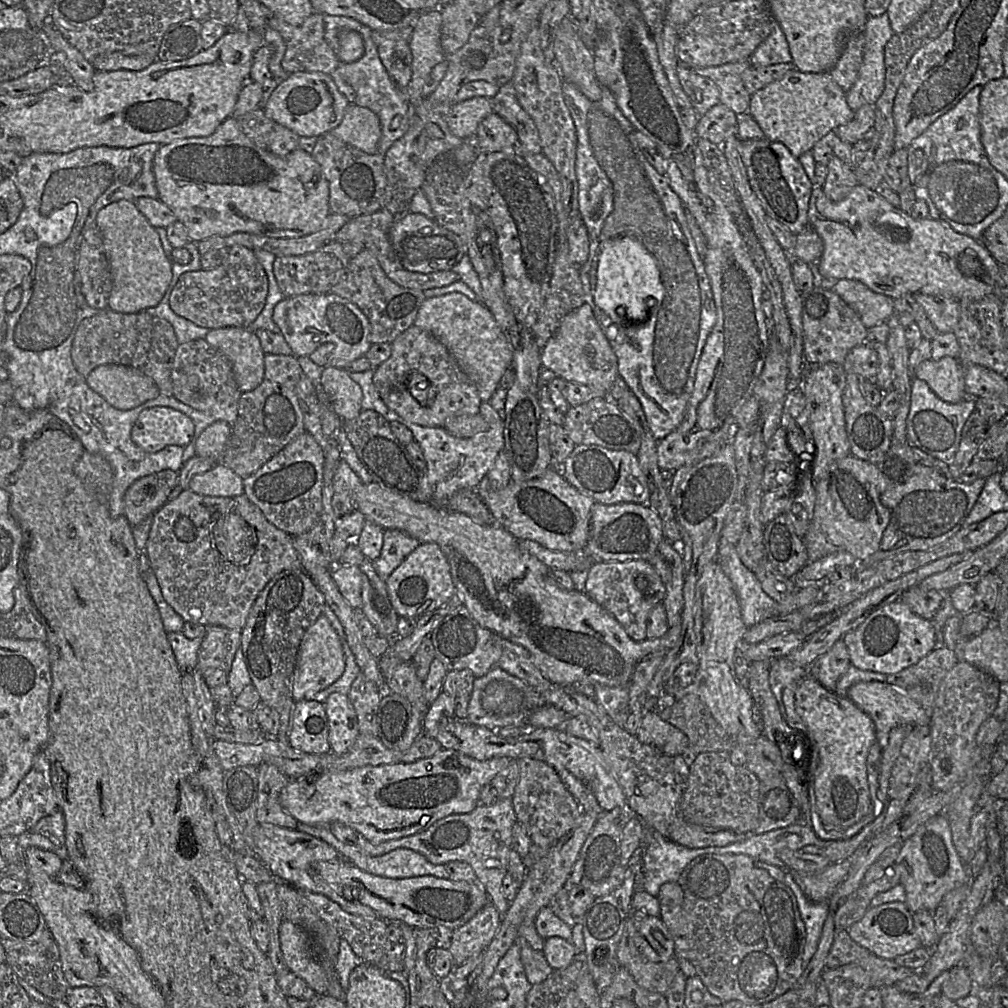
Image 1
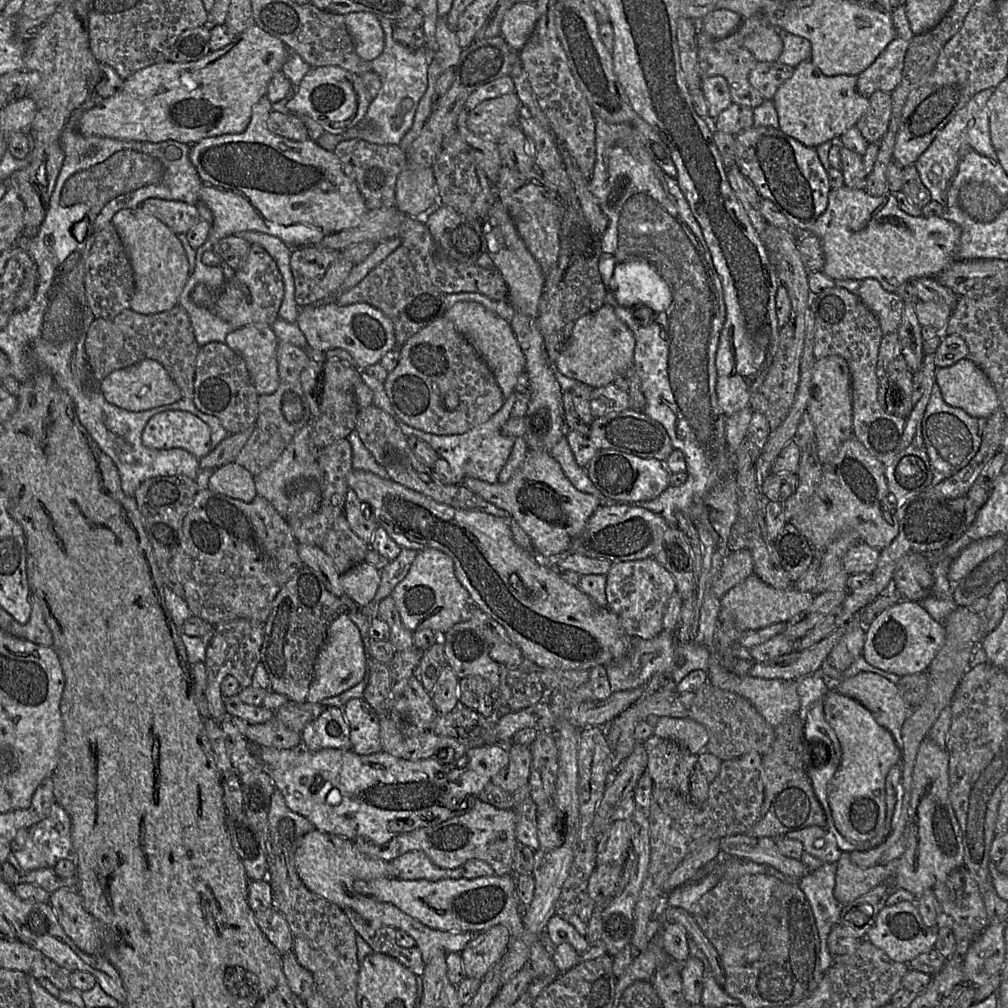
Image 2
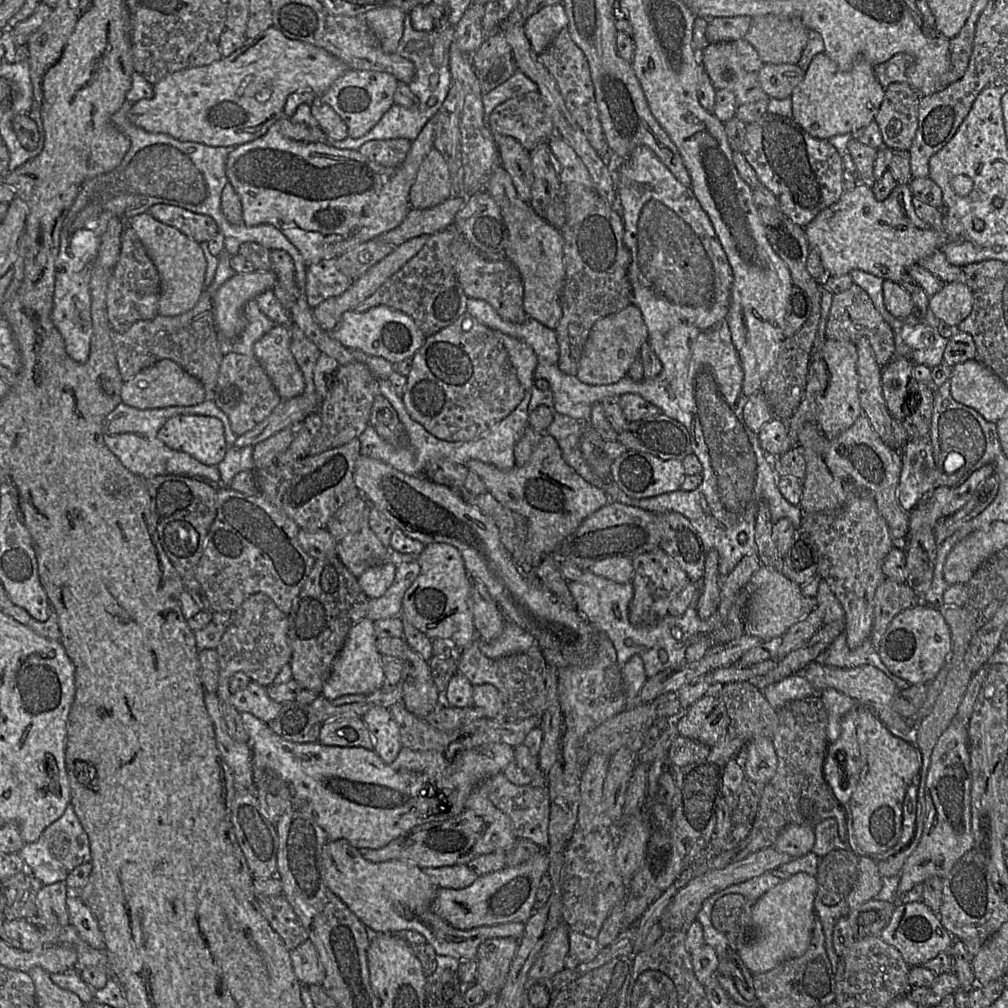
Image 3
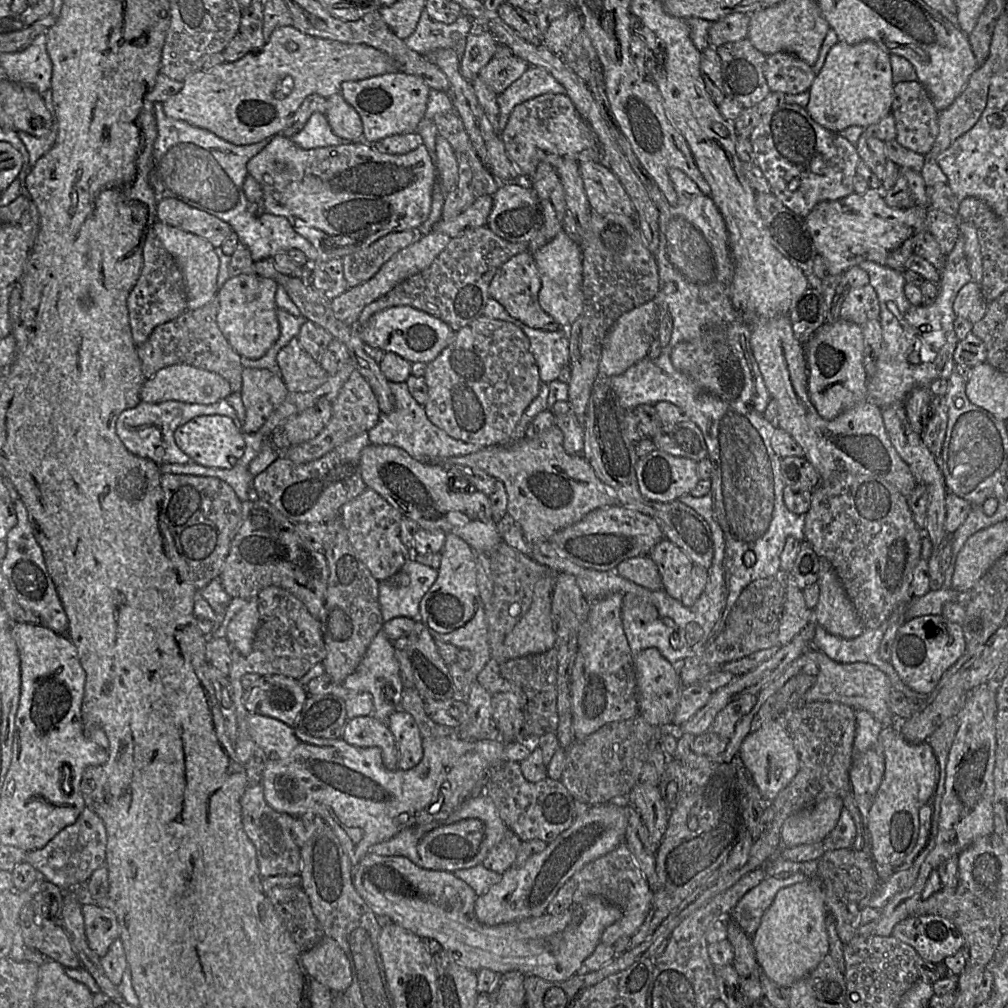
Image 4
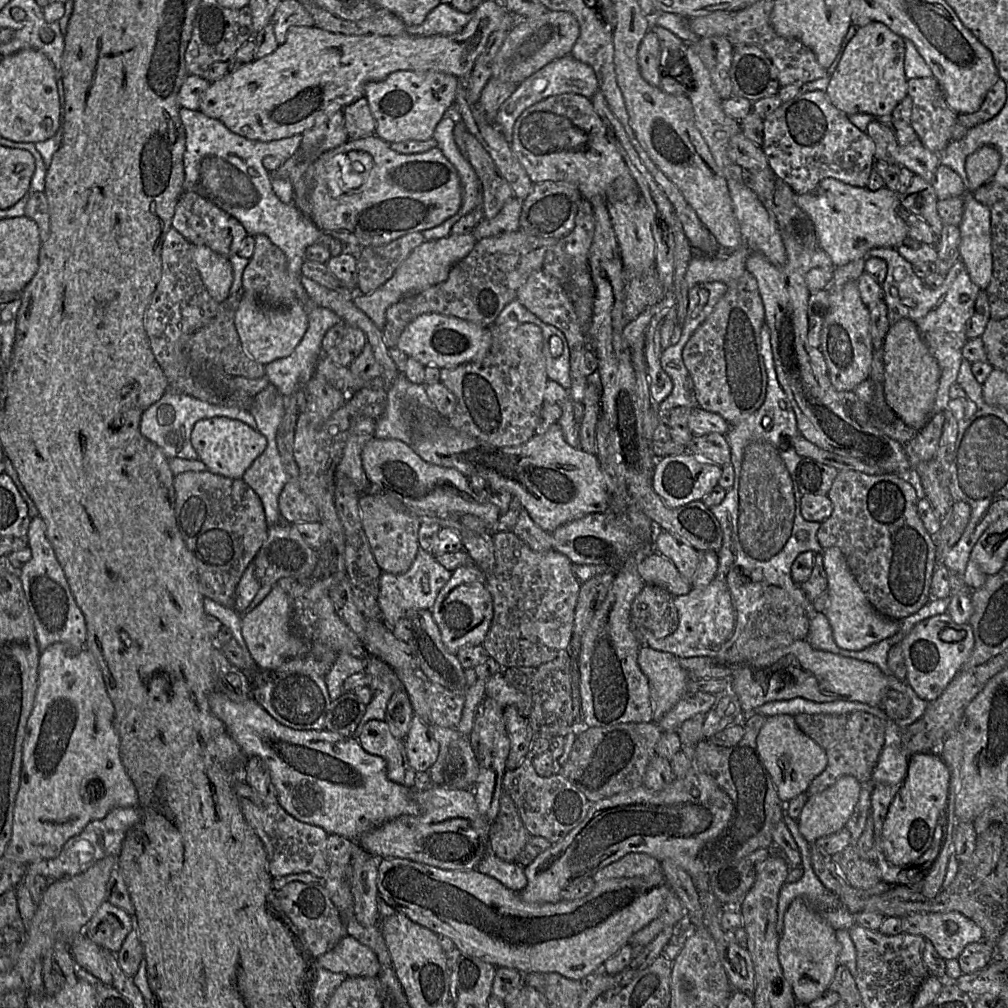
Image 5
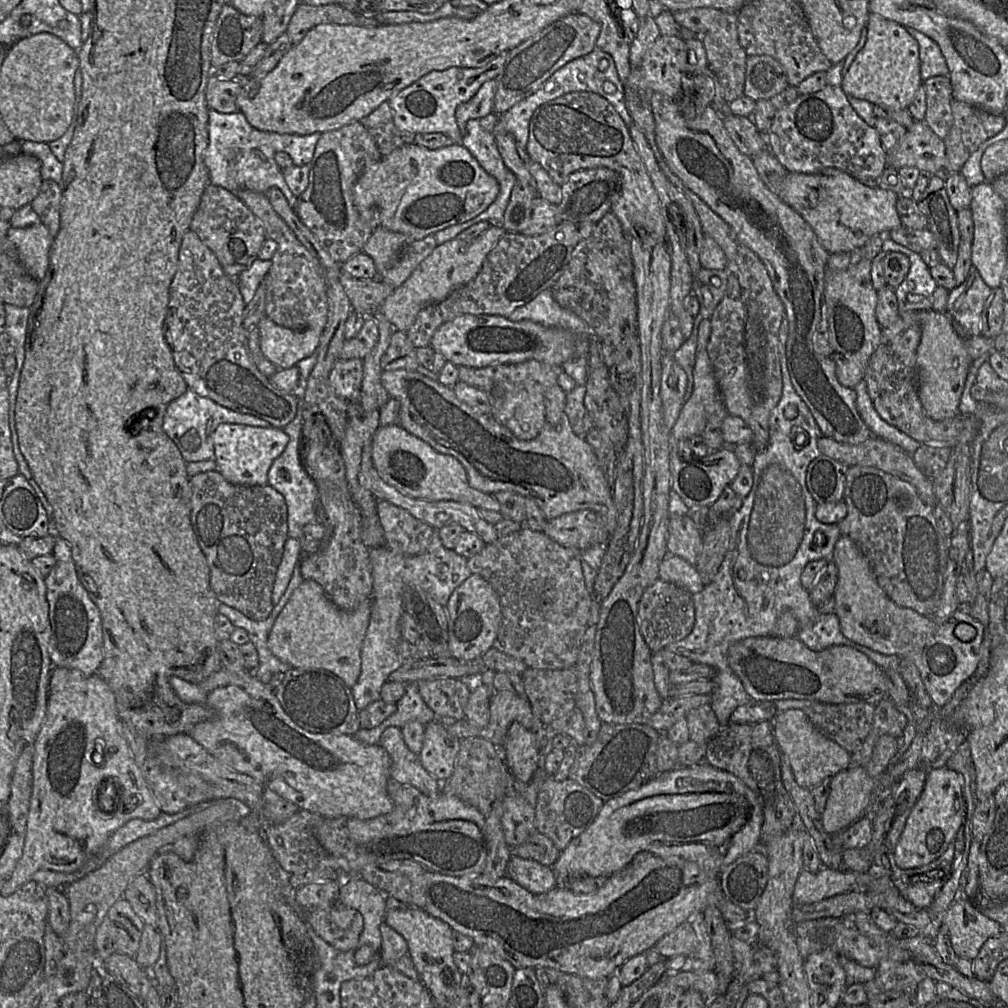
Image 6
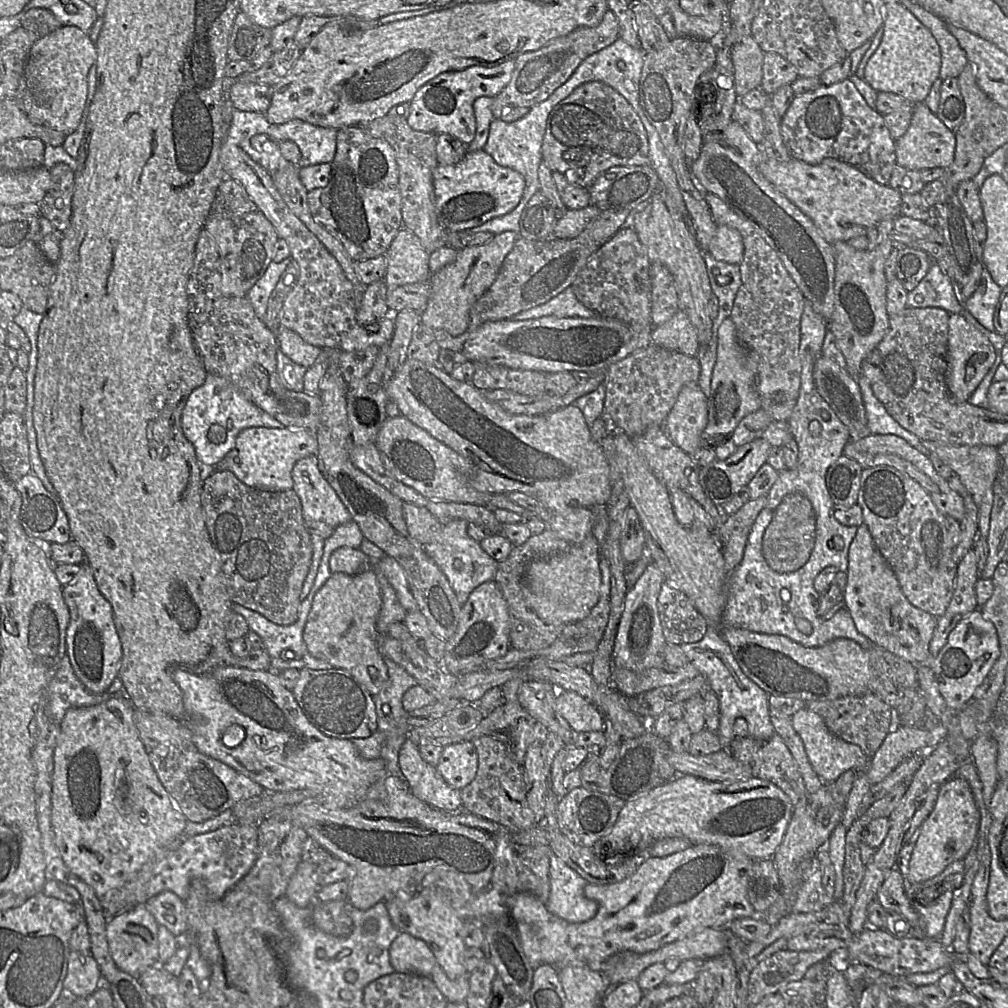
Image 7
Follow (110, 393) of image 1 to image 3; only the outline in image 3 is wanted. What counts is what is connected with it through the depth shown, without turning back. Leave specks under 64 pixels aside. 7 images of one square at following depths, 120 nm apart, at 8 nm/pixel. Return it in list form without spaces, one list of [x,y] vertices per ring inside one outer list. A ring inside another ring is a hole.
[[[161,360],[124,382],[122,403],[137,409],[159,409],[173,406],[193,406],[206,400],[203,384],[171,360]]]

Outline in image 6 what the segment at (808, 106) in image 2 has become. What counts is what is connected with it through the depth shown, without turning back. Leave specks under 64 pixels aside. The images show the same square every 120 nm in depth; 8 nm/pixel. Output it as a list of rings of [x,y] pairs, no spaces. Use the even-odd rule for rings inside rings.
[[[870,14],[867,39],[844,74],[840,87],[848,97],[866,100],[874,106],[907,109],[923,83],[919,46],[905,26],[877,14]]]

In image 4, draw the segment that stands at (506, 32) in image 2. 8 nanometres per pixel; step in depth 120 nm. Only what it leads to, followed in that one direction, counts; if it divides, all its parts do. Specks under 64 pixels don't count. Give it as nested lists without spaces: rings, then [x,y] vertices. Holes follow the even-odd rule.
[[[569,9],[566,14],[549,25],[541,40],[553,53],[564,55],[581,31],[582,20],[578,11]]]

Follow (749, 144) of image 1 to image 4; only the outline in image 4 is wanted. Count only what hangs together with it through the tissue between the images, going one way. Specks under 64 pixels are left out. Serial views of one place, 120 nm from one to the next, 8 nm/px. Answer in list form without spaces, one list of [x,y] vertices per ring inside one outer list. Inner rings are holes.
[[[783,103],[772,112],[762,115],[760,123],[749,135],[755,163],[767,179],[771,192],[790,210],[806,218],[822,201],[838,200],[854,192],[854,178],[861,161],[855,144],[837,132],[830,131],[809,115],[805,107]]]

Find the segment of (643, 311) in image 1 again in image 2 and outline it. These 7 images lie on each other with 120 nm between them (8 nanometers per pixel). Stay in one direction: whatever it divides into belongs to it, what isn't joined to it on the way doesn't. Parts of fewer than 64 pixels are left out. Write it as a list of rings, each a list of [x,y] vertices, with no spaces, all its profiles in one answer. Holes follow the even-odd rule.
[[[632,260],[616,264],[609,282],[609,292],[612,294],[616,306],[624,308],[640,307],[641,304],[649,306],[652,310],[660,309],[669,305],[670,288],[658,271],[648,262]]]

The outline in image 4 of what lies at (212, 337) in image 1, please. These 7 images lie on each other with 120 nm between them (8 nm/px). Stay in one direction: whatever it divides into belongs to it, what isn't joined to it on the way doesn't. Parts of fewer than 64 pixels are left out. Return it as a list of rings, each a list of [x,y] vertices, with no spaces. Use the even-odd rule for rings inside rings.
[[[297,337],[278,351],[276,361],[290,393],[313,391],[330,377],[319,362],[300,347]]]

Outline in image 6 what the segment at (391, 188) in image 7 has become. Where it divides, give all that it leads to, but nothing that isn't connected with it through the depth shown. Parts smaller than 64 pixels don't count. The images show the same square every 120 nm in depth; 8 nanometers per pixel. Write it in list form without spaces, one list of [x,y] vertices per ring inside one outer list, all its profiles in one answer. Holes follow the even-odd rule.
[[[359,122],[347,124],[341,128],[321,133],[316,144],[309,168],[307,187],[294,203],[295,210],[302,223],[314,234],[333,260],[342,264],[352,256],[363,251],[373,232],[378,228],[373,211],[359,211],[353,200],[354,183],[367,163],[383,158],[378,145],[370,135],[369,129]]]

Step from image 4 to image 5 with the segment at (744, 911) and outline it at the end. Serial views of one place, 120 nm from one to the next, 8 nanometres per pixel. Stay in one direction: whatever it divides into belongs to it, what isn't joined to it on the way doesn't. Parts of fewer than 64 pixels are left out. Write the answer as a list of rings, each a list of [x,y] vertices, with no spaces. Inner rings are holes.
[[[784,816],[782,820],[798,844],[803,876],[797,882],[785,882],[781,887],[777,907],[779,927],[782,926],[782,920],[788,906],[796,898],[806,899],[816,910],[818,905],[819,911],[837,911],[842,908],[838,897],[826,890],[813,872],[810,844],[799,833],[797,822],[787,816]]]

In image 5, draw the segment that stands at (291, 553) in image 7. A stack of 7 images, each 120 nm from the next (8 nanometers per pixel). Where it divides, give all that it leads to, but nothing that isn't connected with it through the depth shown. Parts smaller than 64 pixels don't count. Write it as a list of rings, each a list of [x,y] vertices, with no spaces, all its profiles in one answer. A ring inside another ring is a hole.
[[[208,471],[175,475],[174,490],[177,527],[193,555],[199,589],[205,597],[233,609],[237,585],[267,538],[263,504],[243,480]]]

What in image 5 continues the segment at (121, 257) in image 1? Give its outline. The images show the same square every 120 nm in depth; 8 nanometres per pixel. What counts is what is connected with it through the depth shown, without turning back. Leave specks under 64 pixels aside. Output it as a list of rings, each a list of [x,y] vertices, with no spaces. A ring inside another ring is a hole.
[[[193,245],[193,262],[210,296],[218,303],[230,296],[233,270],[228,258],[204,245]]]

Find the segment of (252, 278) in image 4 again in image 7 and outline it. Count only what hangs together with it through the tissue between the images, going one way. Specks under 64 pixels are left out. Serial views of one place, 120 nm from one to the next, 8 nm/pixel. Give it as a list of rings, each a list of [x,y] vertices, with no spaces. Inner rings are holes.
[[[279,326],[275,335],[279,351],[294,363],[306,368],[314,365],[323,353],[322,348],[308,344],[296,332],[286,327]]]

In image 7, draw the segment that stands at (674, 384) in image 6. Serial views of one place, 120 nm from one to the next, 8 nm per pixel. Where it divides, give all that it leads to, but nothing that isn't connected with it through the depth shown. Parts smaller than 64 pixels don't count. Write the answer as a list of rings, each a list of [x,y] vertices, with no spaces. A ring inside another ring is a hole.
[[[698,383],[686,384],[667,415],[664,433],[680,449],[692,455],[705,443],[703,433],[708,423],[708,397]]]

